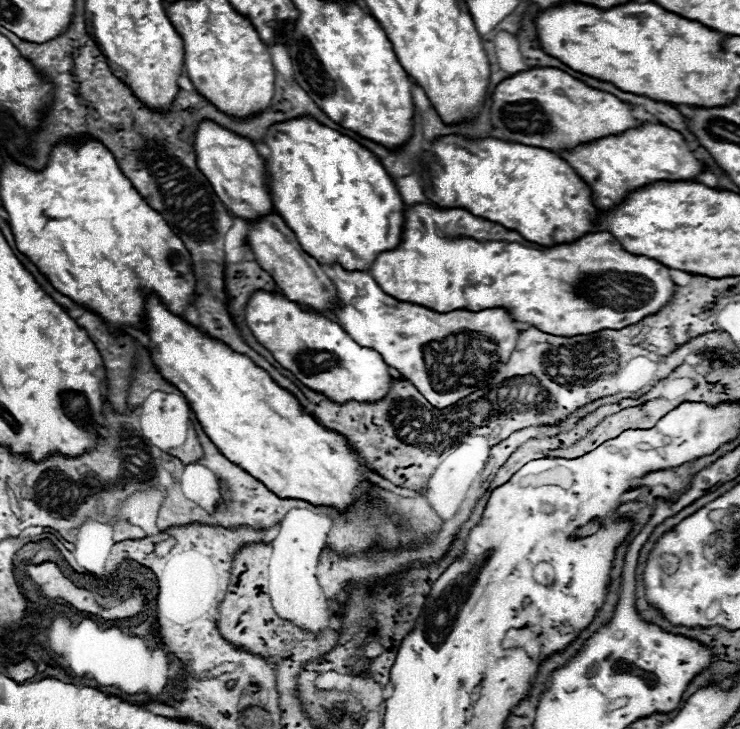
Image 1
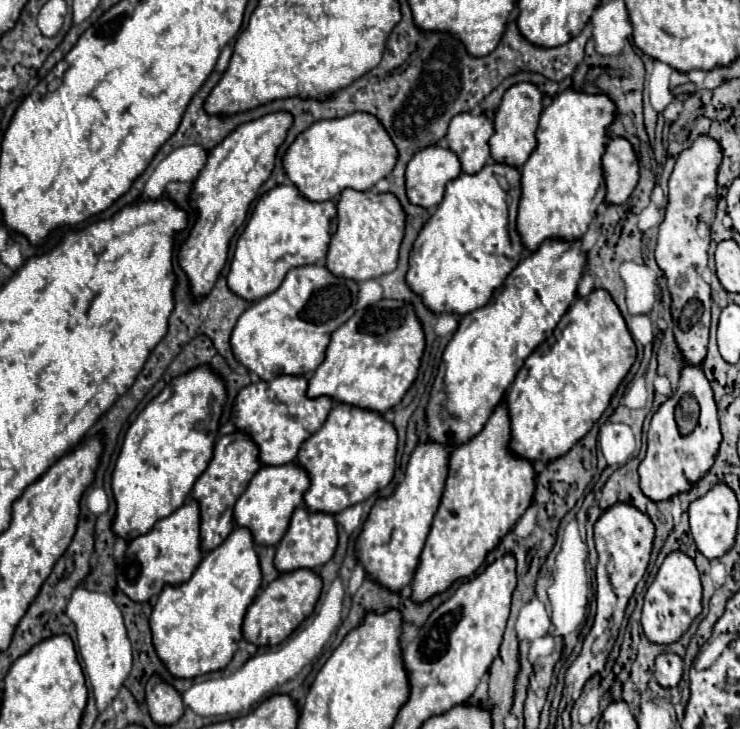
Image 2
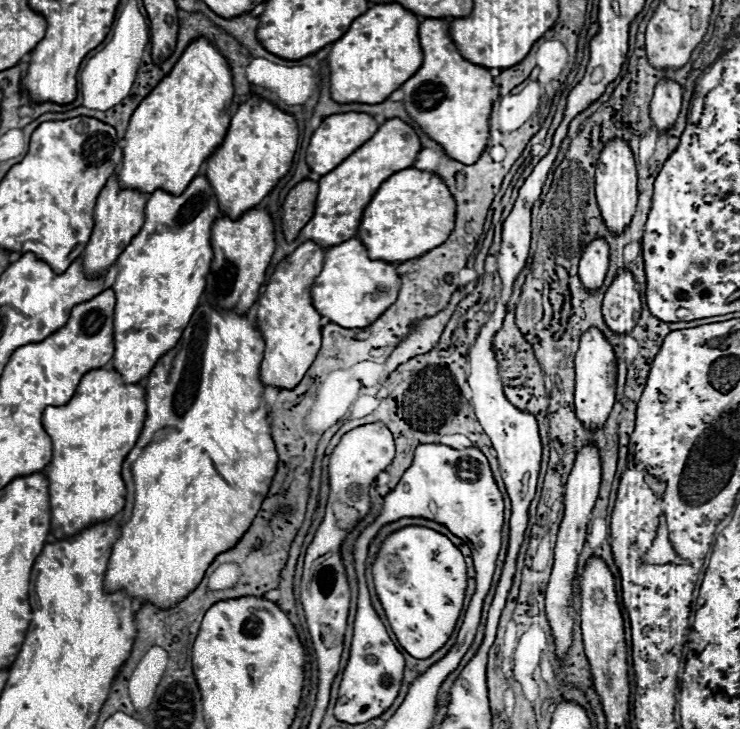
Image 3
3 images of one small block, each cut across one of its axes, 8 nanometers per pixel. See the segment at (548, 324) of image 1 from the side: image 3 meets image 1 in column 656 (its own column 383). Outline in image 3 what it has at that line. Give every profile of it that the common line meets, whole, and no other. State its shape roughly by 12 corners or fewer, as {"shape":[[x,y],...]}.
{"shape":[[350,238],[326,250],[310,298],[342,328],[396,302],[396,266]]}

